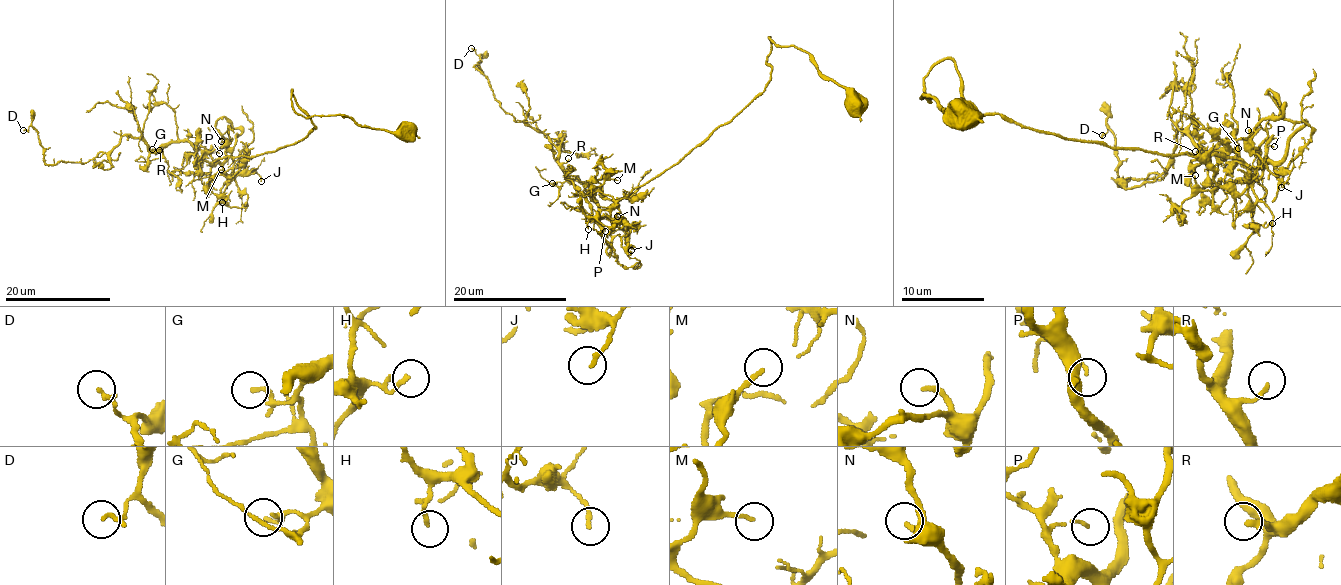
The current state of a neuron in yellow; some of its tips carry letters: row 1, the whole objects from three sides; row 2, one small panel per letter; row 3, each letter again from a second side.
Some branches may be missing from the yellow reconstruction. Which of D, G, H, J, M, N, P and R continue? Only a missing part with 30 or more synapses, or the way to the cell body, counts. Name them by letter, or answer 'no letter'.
N

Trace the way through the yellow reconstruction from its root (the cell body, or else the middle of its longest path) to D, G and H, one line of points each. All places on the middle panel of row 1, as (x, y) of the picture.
D: (853, 102), (807, 53), (769, 37), (760, 93), (601, 209), (545, 134), (501, 107), (471, 48)
G: (853, 102), (807, 53), (775, 45), (769, 37), (769, 83), (659, 175), (604, 209), (572, 184), (552, 183)
H: (853, 102), (807, 53), (769, 37), (771, 75), (760, 93), (604, 209), (592, 192), (613, 205), (588, 229)

